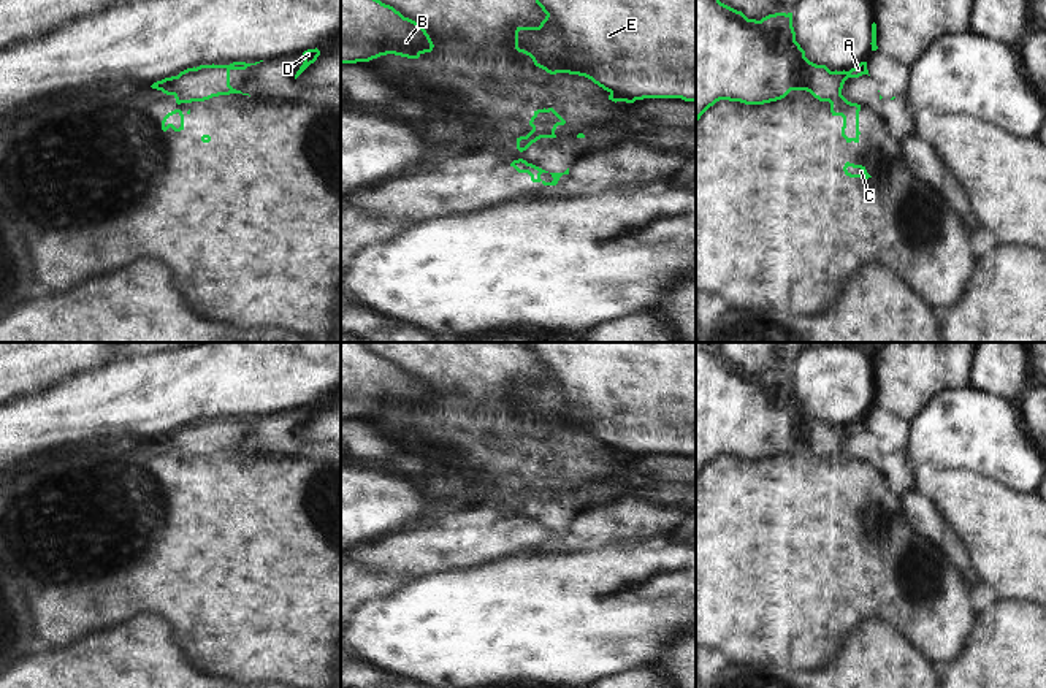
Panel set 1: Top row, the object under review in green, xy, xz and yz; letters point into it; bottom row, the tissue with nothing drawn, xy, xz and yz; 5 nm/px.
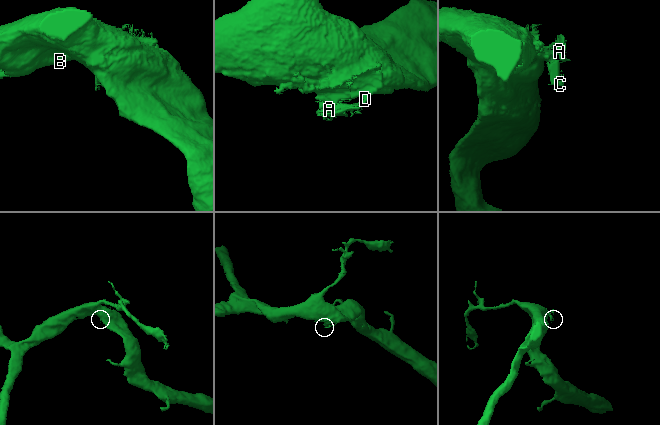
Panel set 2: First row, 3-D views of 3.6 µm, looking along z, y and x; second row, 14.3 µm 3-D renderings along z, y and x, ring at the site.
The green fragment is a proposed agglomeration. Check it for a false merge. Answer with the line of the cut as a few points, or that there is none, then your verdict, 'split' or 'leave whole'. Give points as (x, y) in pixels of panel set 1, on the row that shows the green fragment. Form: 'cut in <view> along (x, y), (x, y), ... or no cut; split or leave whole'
cut in xz along (545, 110), (544, 116), (547, 121), (557, 126); split

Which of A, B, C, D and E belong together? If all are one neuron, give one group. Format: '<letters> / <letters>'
A B D E / C

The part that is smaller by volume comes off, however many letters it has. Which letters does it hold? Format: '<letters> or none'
C

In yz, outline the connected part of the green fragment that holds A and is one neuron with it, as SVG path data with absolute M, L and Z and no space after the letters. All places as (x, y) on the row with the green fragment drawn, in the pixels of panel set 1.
M696 0L696 125L720 100L764 105L784 98L791 90L807 90L819 101L840 97L848 78L868 75L867 62L849 71L830 71L805 57L796 41L792 13L775 13L761 21L748 19L720 0Z

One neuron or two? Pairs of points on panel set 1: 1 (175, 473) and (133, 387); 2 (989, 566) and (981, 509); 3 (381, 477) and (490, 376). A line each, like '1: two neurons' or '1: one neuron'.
1: two neurons
2: one neuron
3: two neurons

